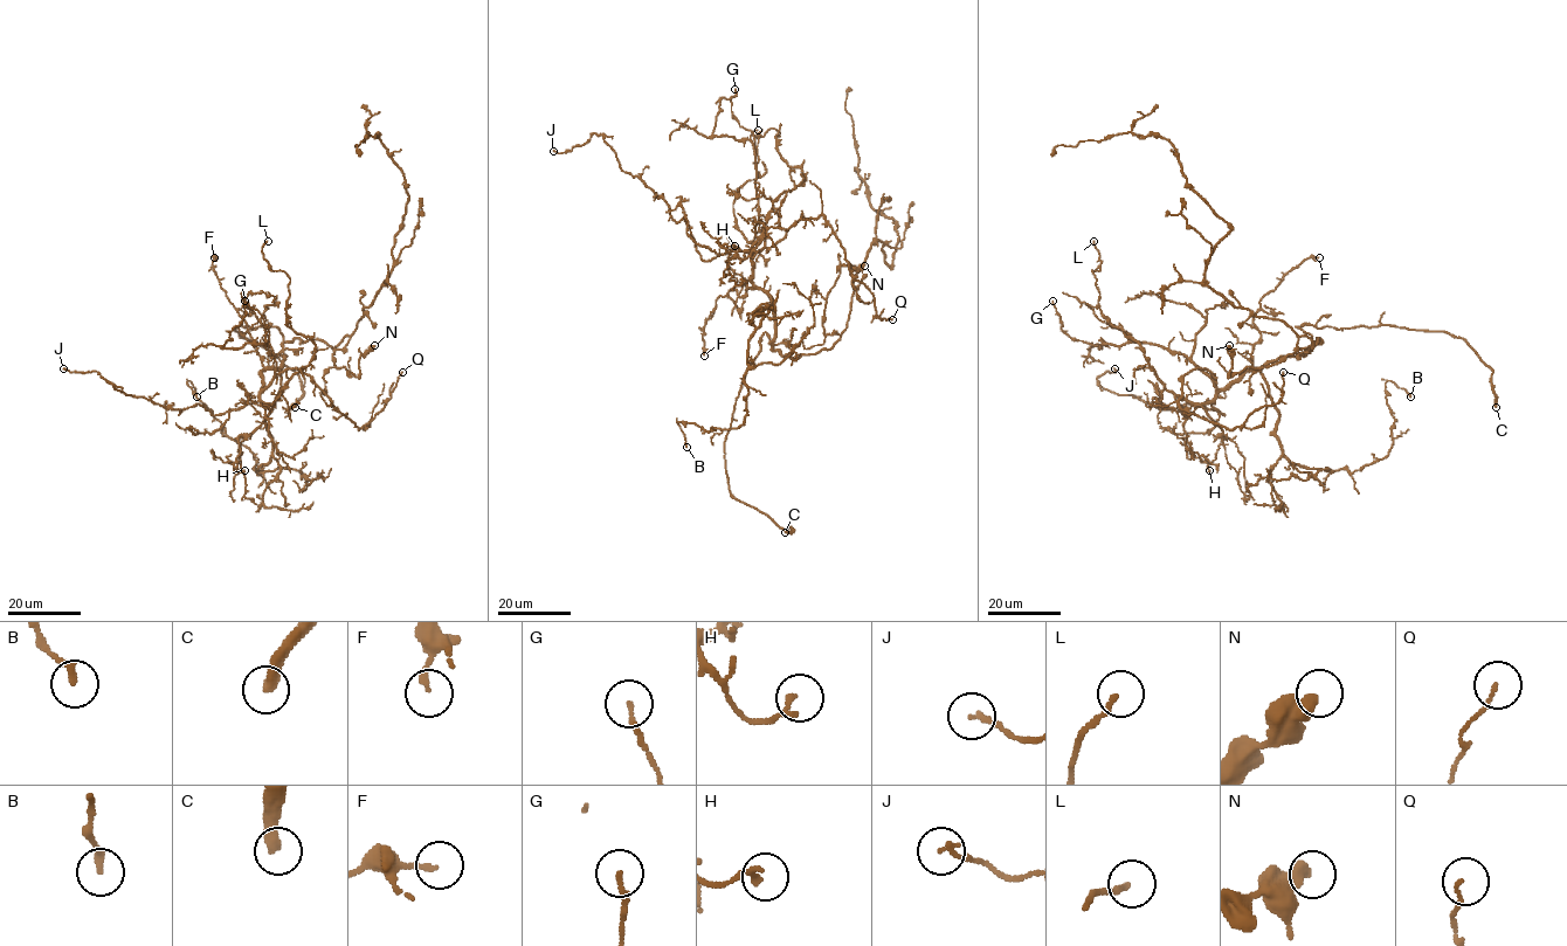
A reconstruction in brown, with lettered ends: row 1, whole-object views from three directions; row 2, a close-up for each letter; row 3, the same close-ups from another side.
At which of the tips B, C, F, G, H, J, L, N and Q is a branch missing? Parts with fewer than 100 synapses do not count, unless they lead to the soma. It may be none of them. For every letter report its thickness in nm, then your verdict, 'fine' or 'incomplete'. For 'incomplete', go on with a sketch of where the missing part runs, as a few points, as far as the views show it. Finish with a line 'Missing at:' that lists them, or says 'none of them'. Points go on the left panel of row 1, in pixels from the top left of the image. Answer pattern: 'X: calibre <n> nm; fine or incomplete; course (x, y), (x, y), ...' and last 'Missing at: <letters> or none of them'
B: calibre 240 nm; fine
C: calibre 380 nm; incomplete; course (295, 407), (284, 425)
F: calibre 170 nm; fine
G: calibre 150 nm; fine
H: calibre 180 nm; fine
J: calibre 160 nm; fine
L: calibre 170 nm; fine
N: calibre 480 nm; fine
Q: calibre 90 nm; fine
Missing at: C

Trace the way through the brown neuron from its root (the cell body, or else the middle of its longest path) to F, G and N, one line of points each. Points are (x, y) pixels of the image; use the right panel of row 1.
F: (1317, 342), (1303, 356), (1253, 367), (1261, 338), (1254, 316), (1261, 299), (1289, 271), (1319, 257)
G: (1317, 342), (1303, 356), (1267, 360), (1219, 388), (1181, 353), (1148, 343), (1099, 347), (1071, 339), (1053, 301)
N: (1317, 342), (1313, 347), (1302, 336), (1298, 350), (1278, 363), (1248, 366), (1229, 377), (1229, 345)

